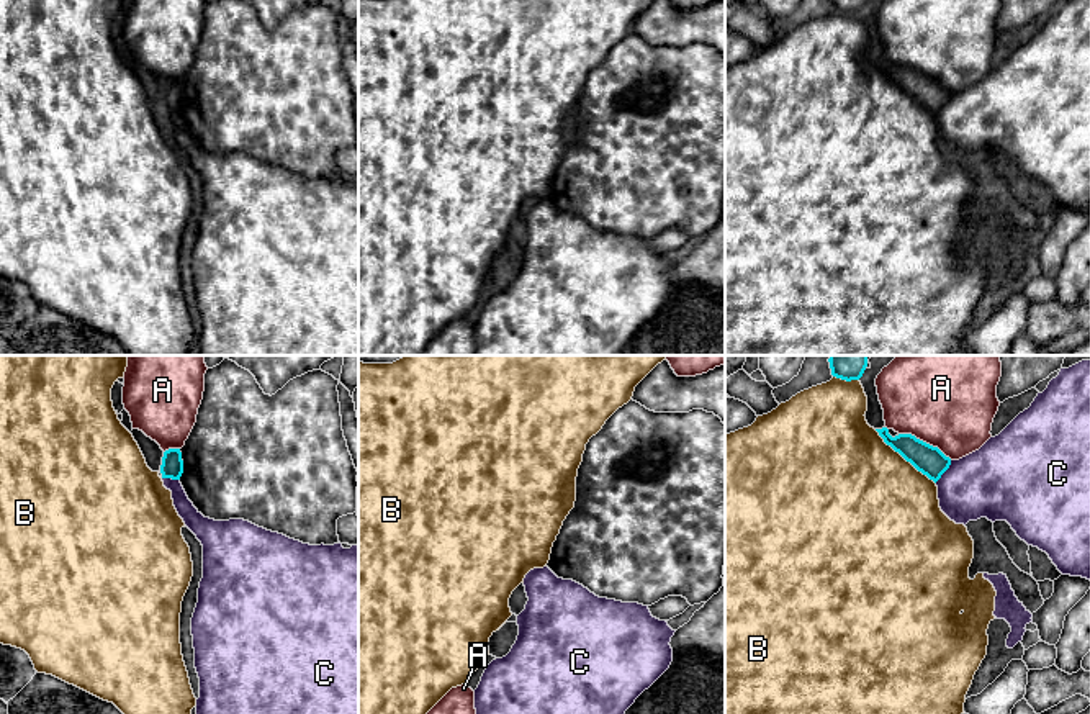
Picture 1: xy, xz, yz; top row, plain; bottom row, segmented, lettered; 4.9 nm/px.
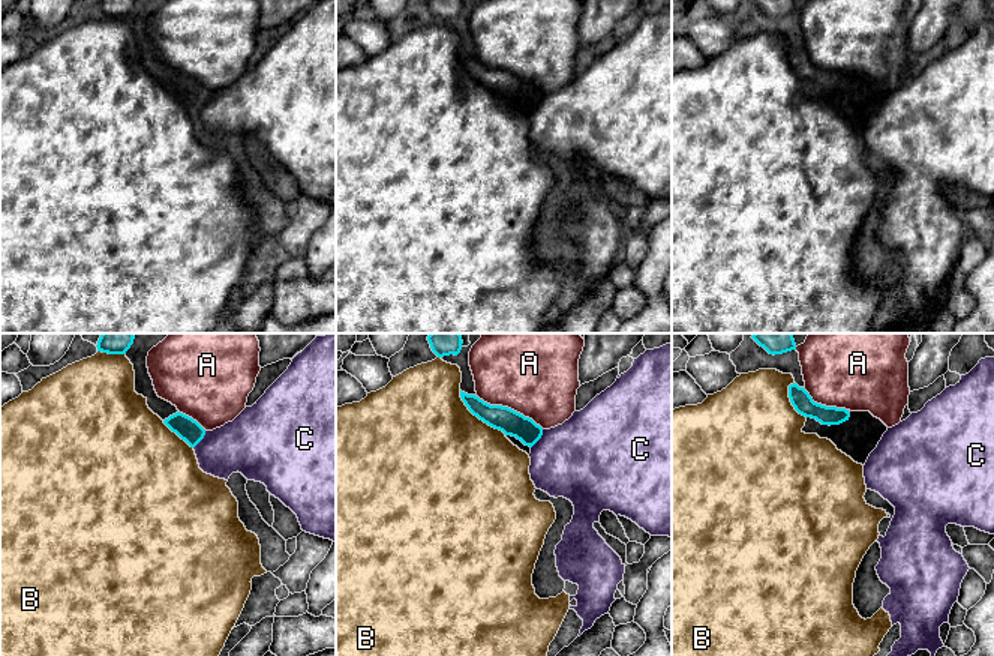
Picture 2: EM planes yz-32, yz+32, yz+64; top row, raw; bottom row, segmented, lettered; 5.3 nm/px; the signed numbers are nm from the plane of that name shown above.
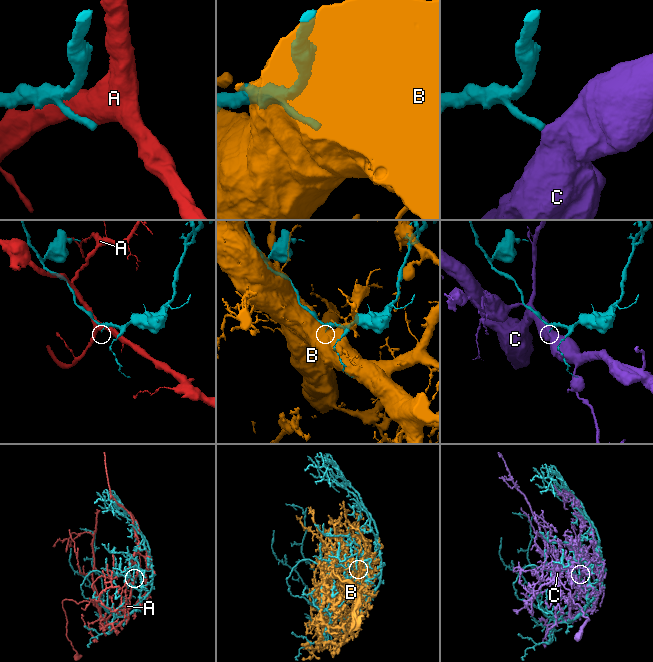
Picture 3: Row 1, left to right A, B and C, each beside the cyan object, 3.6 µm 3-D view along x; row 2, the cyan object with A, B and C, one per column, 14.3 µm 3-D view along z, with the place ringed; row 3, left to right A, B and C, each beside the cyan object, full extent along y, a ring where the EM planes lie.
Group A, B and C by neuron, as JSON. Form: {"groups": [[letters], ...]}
{"groups": [["A"], ["B"], ["C"]]}

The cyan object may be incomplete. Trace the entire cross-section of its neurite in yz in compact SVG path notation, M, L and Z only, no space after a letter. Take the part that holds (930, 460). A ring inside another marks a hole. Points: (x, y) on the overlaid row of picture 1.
M887 427L876 429L887 445L899 452L918 472L926 475L935 483L949 468L951 459L938 447L933 447L912 434L899 434L892 437Z

